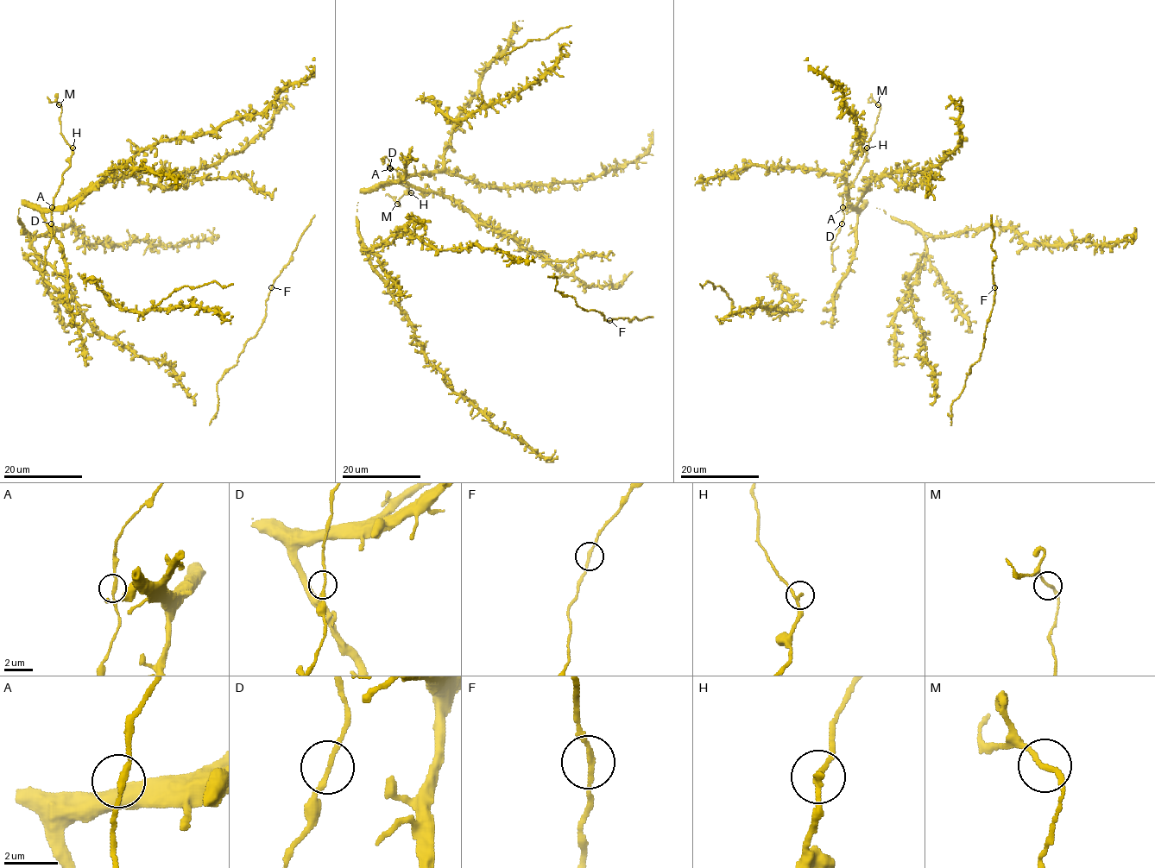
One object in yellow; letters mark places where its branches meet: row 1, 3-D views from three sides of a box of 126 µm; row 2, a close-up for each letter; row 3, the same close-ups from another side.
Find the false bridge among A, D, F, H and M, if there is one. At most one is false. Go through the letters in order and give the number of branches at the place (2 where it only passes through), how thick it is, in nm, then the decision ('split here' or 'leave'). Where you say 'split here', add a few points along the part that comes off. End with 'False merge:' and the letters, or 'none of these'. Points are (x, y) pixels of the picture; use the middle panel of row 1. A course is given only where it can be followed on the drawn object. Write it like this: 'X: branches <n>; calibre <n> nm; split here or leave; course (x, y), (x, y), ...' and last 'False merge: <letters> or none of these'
A: branches 2; calibre 220 nm; leave
D: branches 2; calibre 170 nm; leave
F: branches 2; calibre 180 nm; leave
H: branches 2; calibre 170 nm; leave
M: branches 2; calibre 190 nm; leave
False merge: none of these

